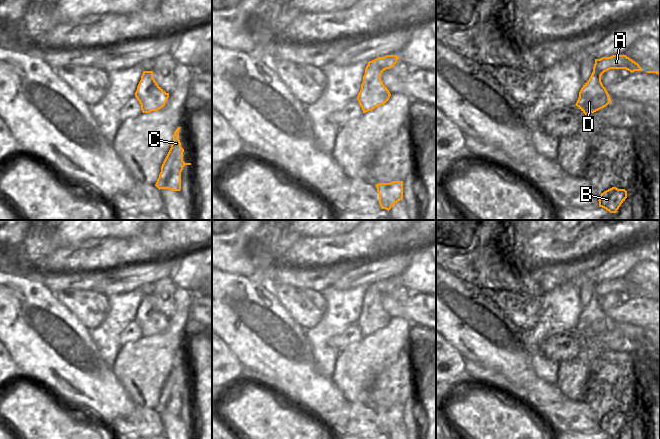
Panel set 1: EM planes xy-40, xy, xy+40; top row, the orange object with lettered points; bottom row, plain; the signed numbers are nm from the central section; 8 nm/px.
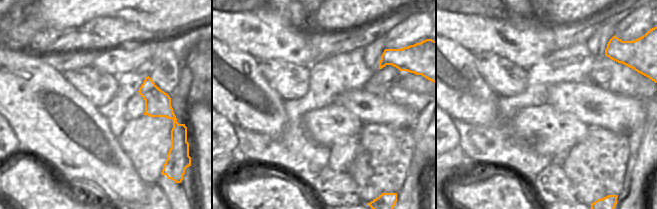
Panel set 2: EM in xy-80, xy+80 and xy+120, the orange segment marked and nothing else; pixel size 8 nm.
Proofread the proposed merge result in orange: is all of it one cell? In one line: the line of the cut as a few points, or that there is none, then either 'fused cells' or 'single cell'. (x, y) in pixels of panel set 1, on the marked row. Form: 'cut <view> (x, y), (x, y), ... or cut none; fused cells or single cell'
cut xy (368, 64), (383, 70); fused cells

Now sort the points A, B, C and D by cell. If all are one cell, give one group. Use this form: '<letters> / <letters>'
A / B C D

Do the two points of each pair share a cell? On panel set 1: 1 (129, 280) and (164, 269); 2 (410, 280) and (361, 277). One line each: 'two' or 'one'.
1: one
2: two

